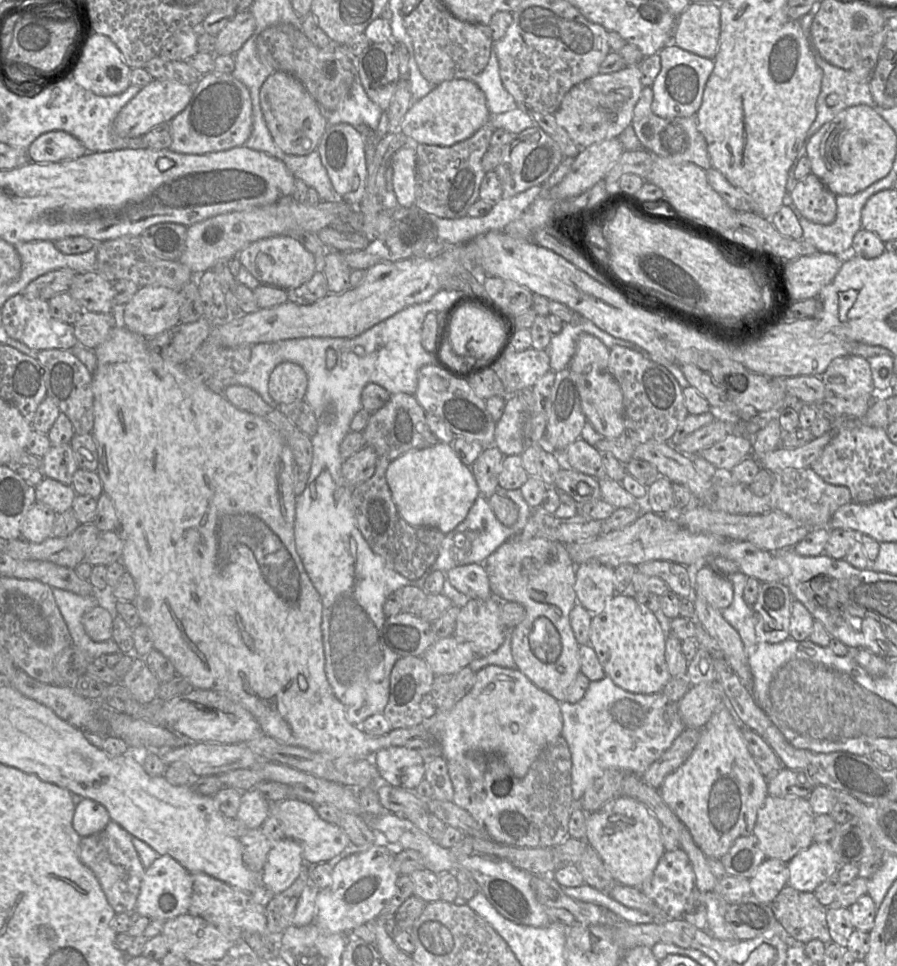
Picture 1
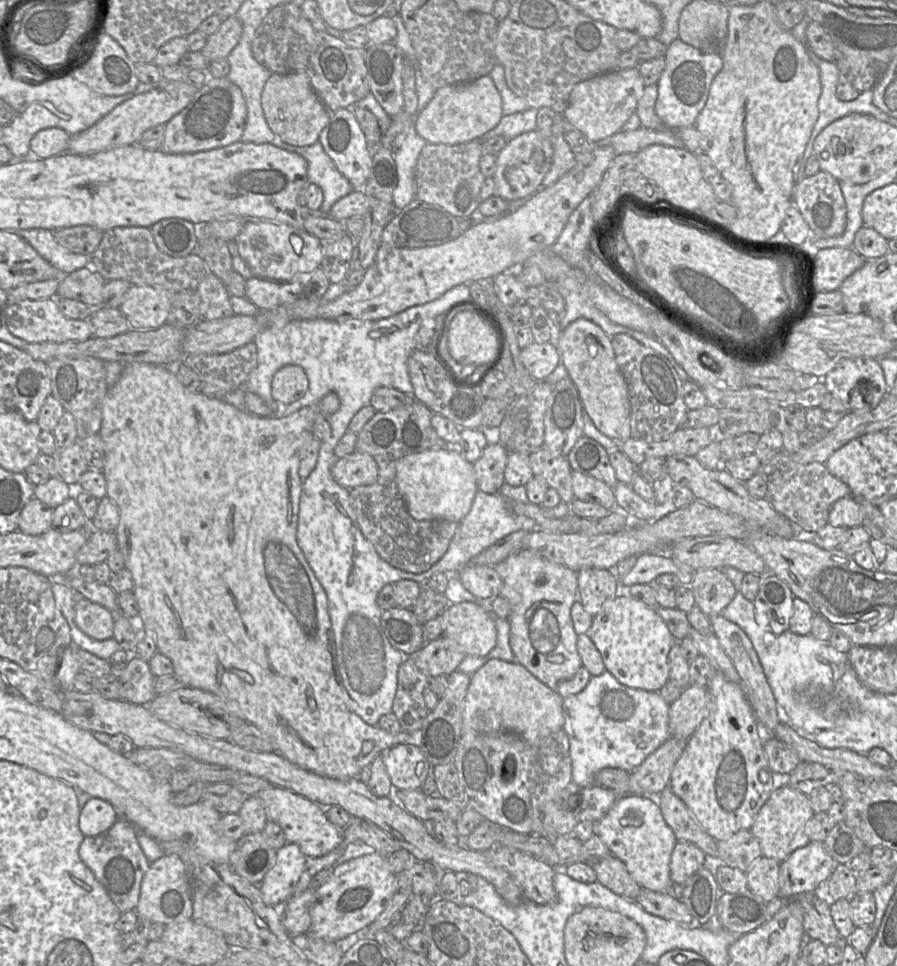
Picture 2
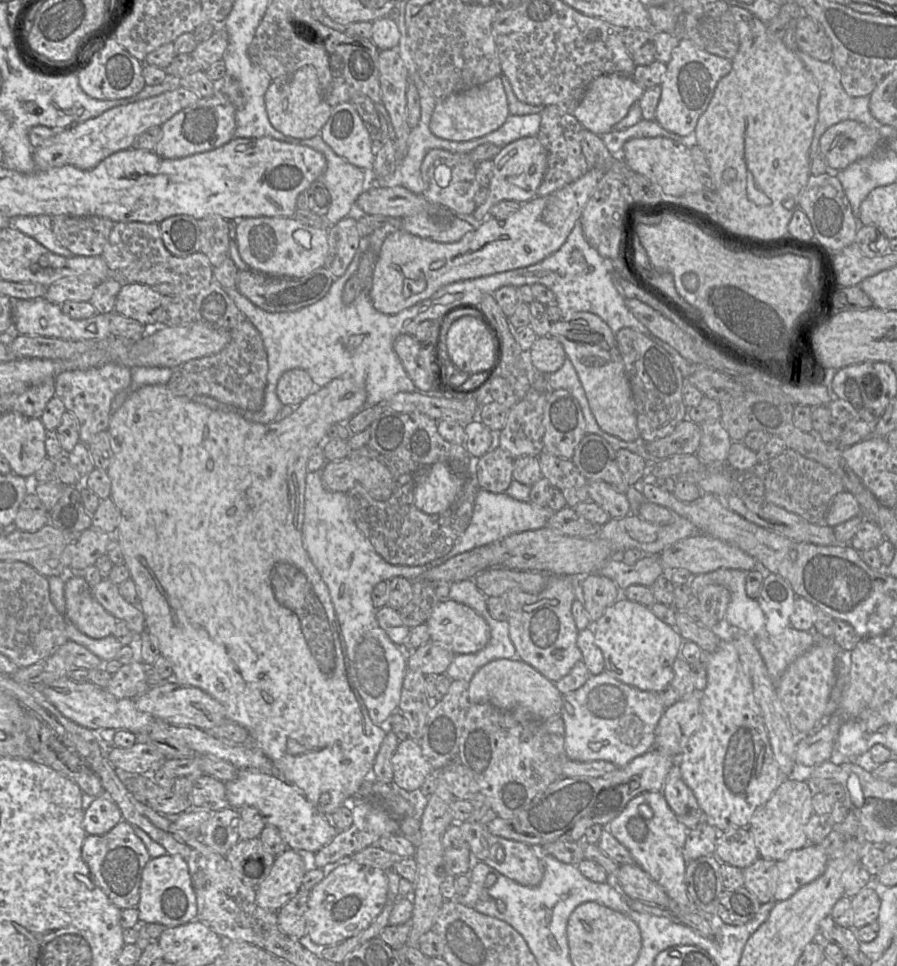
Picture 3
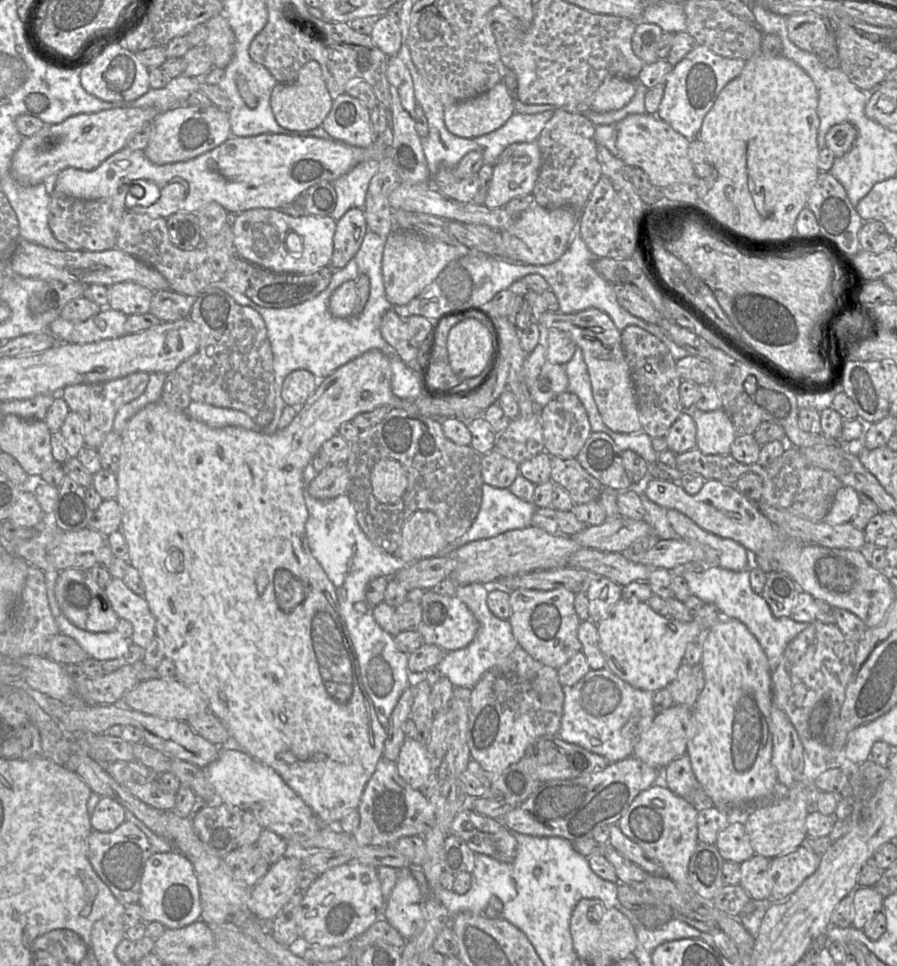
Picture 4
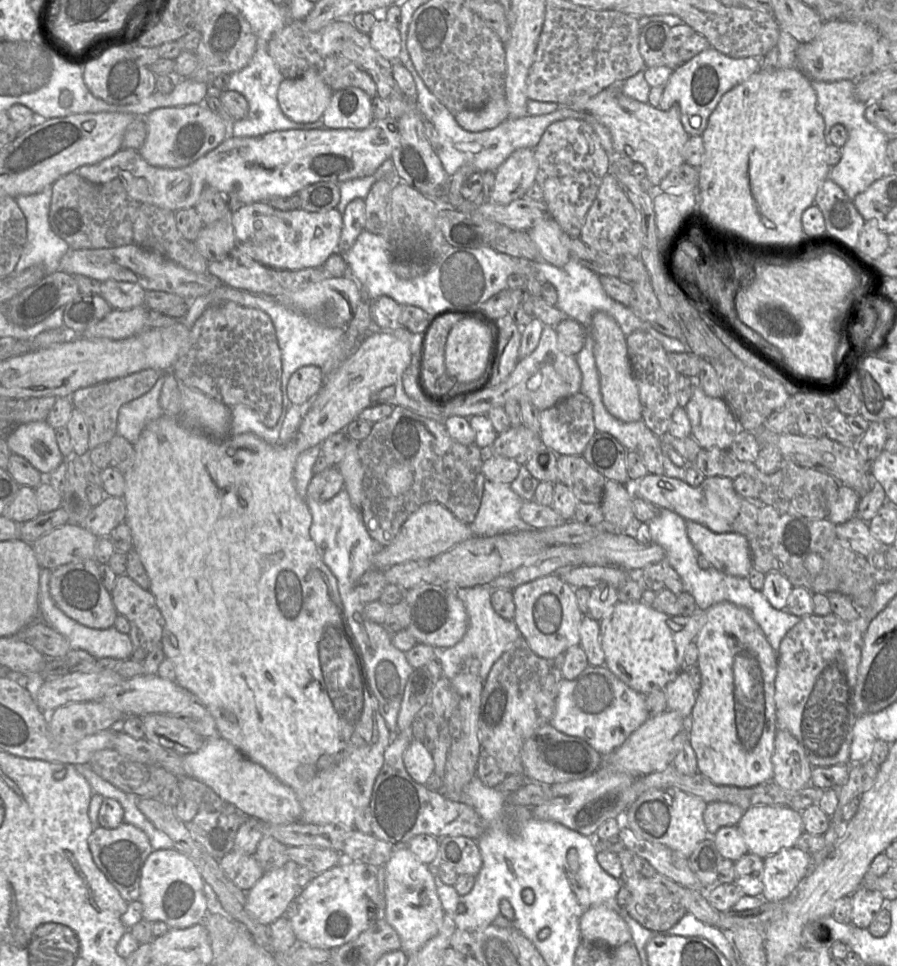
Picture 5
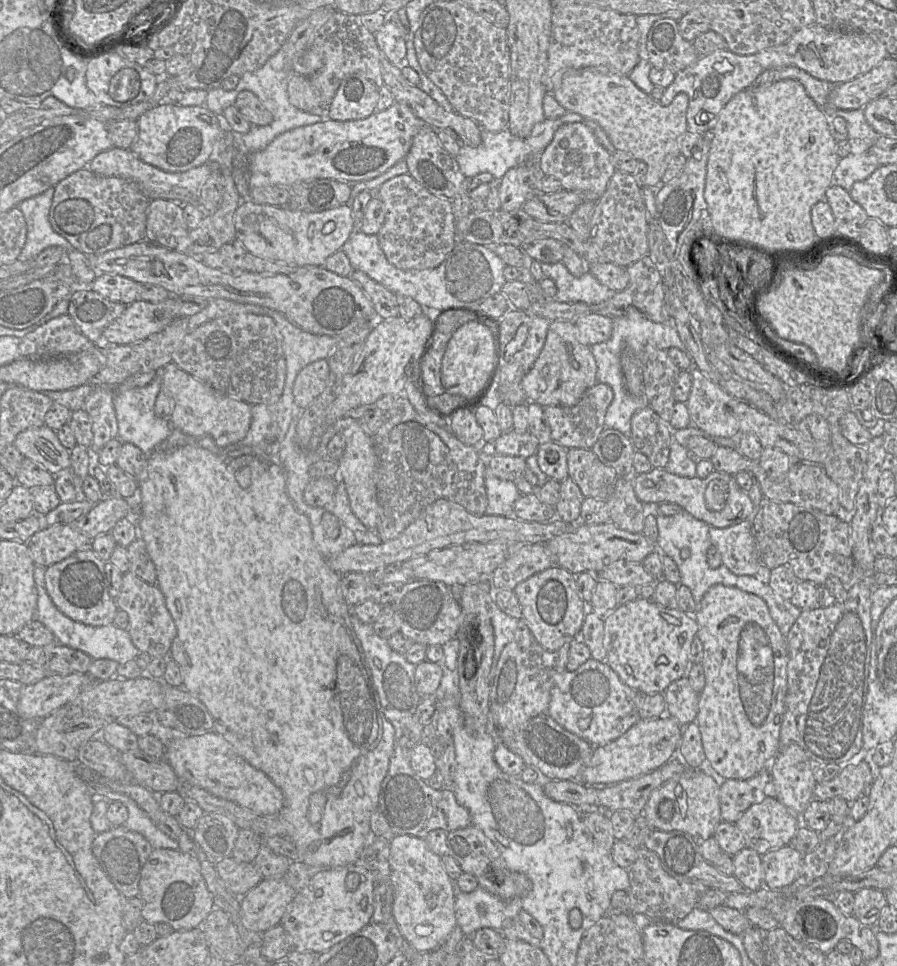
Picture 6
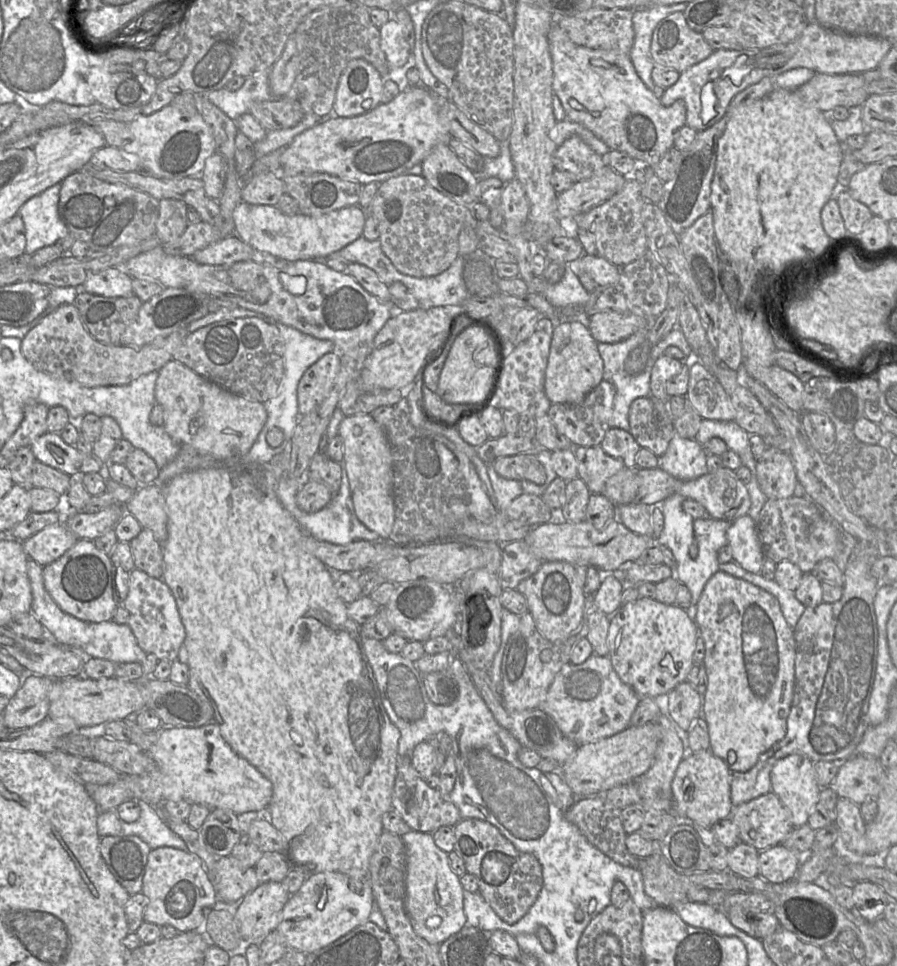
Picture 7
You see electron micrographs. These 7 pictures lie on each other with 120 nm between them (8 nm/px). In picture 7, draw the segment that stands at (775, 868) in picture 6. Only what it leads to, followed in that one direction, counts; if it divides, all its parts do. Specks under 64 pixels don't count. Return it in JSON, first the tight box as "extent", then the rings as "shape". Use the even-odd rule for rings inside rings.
{"extent":[759,844,804,883],"shape":[[[782,844],[759,852],[759,876],[771,883],[783,883],[796,877],[804,856]]]}

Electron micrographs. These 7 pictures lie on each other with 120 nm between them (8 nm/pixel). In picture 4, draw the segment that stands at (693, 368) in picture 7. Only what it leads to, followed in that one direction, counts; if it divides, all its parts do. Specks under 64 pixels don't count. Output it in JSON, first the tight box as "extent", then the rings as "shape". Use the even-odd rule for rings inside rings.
{"extent":[685,410,736,454],"shape":[[[685,410],[691,413],[696,425],[696,447],[704,454],[730,454],[731,445],[736,438],[734,425],[724,411]]]}

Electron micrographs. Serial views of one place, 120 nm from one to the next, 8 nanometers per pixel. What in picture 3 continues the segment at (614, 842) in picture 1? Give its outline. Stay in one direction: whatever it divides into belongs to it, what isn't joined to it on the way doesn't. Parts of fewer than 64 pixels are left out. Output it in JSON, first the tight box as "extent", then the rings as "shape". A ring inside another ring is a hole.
{"extent":[602,791,715,921],"shape":[[[662,791],[644,792],[637,795],[628,802],[624,810],[616,818],[602,827],[608,830],[623,846],[630,851],[634,859],[634,864],[641,867],[664,889],[670,899],[677,903],[680,911],[700,915],[708,921],[711,916],[715,915],[700,911],[694,905],[687,893],[687,886],[685,883],[687,863],[683,857],[683,848],[689,829],[678,821],[674,812],[667,804]]]}

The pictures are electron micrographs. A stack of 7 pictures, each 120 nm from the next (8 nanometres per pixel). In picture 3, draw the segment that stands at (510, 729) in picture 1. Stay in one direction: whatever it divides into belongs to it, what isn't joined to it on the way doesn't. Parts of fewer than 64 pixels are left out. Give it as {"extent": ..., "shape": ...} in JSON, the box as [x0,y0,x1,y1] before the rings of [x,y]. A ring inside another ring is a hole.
{"extent":[468,659,562,720],"shape":[[[497,659],[482,666],[468,684],[469,706],[490,703],[504,710],[526,710],[531,717],[547,720],[561,715],[562,694],[556,685],[521,659]]]}

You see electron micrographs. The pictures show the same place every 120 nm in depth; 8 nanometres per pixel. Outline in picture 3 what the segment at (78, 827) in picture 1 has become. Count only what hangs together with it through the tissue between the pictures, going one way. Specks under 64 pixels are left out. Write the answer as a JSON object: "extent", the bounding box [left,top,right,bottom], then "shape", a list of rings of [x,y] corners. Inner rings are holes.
{"extent":[83,796,122,835],"shape":[[[98,796],[84,811],[83,828],[87,834],[103,835],[122,820],[119,807],[108,796]]]}

